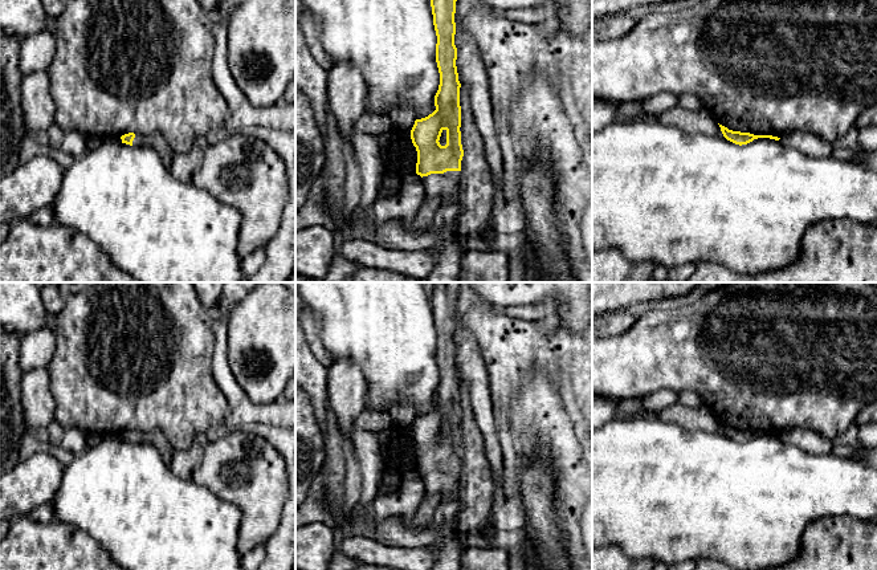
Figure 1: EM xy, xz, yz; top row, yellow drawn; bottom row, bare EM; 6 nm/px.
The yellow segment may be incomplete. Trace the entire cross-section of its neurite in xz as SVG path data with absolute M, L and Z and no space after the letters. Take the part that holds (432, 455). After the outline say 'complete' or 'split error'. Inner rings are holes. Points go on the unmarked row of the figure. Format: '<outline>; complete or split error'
M433 282L433 294L431 296L433 322L437 333L436 359L440 370L440 382L435 392L436 407L425 415L416 416L411 427L411 436L417 448L416 471L421 473L427 490L444 493L445 501L441 501L433 513L431 528L446 540L440 546L436 563L432 570L460 570L460 557L465 549L454 537L456 532L450 522L458 510L461 457L464 447L461 441L461 403L458 370L456 363L457 345L454 342L456 331L456 298L461 282Z; split error

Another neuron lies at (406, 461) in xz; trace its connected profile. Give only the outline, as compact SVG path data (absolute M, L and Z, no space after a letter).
M392 424L379 431L376 435L379 437L379 445L382 448L386 465L388 468L395 465L400 469L401 473L404 473L416 468L417 448L413 440L411 440L407 452L399 452L397 449L393 449L391 440L400 432L401 428Z

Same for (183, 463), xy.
M199 433L188 449L175 451L170 463L170 469L183 480L191 480L192 473L203 459L208 445L205 433Z

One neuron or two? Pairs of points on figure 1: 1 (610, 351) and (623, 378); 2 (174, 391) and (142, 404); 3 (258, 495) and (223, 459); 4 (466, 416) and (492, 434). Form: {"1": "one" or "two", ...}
{"1": "one", "2": "one", "3": "one", "4": "two"}

